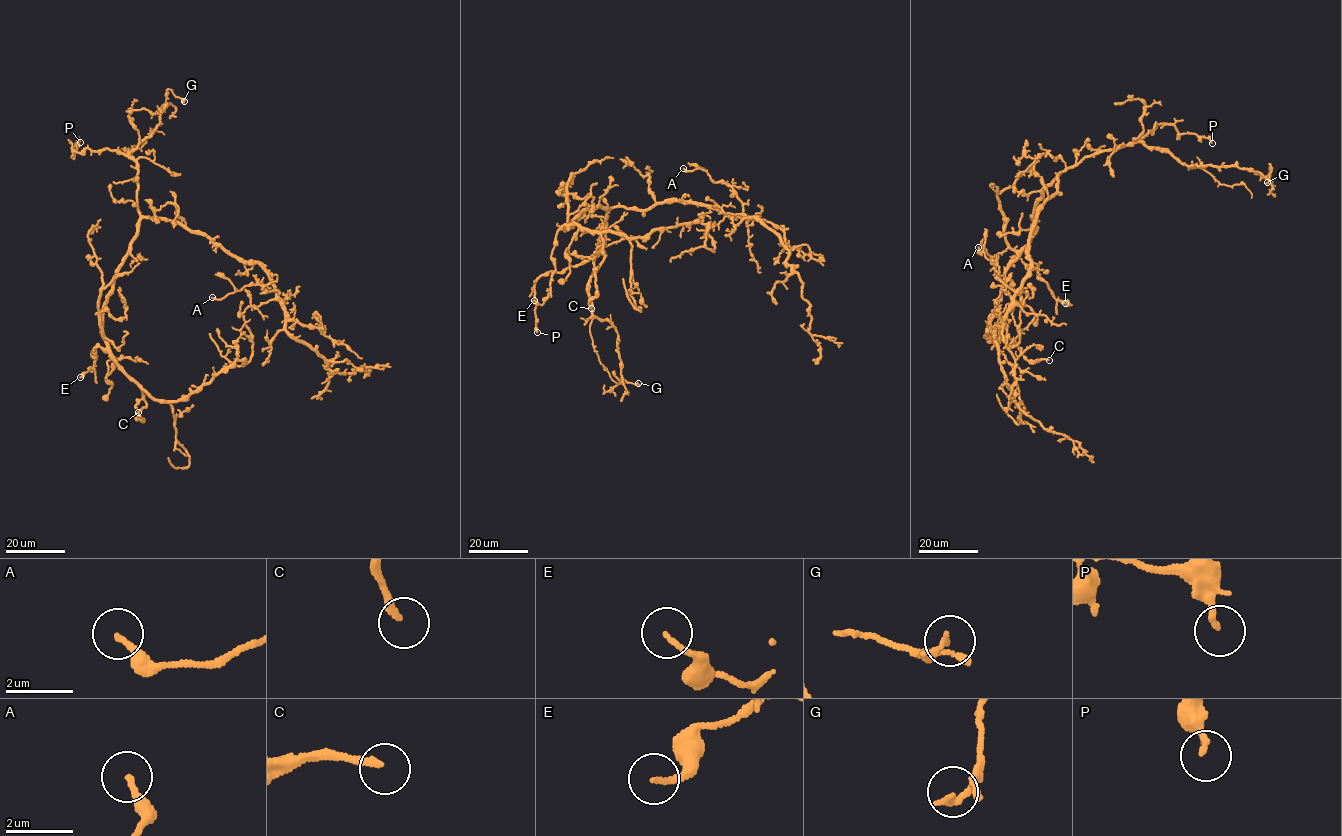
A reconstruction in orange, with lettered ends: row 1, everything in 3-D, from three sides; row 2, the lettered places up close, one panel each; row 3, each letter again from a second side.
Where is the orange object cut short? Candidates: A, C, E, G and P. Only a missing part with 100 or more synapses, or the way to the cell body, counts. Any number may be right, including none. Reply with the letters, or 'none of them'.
none of them

